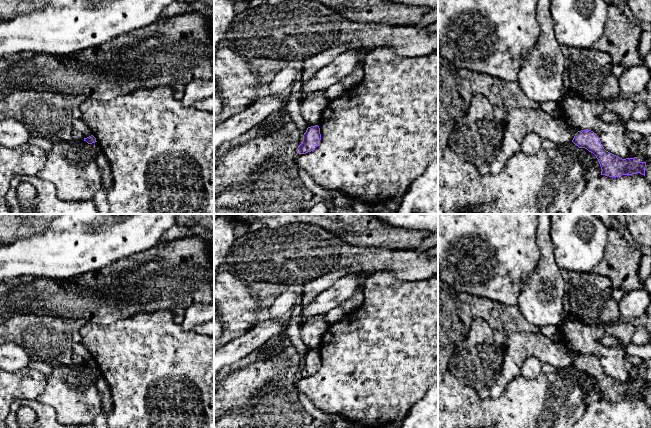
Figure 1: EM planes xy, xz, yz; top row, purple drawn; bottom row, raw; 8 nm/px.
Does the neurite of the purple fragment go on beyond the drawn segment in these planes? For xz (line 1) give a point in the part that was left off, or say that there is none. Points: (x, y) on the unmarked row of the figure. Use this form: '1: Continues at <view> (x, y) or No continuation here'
1: No continuation here

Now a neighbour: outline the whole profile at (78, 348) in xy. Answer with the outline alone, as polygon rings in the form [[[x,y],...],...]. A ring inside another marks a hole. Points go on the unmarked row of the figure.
[[[76,343],[73,345],[73,353],[78,354],[81,356],[84,360],[84,362],[87,362],[92,359],[91,354],[86,349],[86,347],[81,343]]]

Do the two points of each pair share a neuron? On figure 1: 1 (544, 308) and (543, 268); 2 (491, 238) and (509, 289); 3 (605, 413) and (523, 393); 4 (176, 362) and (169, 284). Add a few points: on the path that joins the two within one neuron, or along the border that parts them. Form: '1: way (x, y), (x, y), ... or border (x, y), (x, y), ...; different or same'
1: way (541, 298), (537, 292), (540, 278); same
2: way (498, 251), (500, 276); same
3: border (587, 405), (586, 411), (580, 417); different
4: border (147, 311), (171, 310), (173, 312); different

